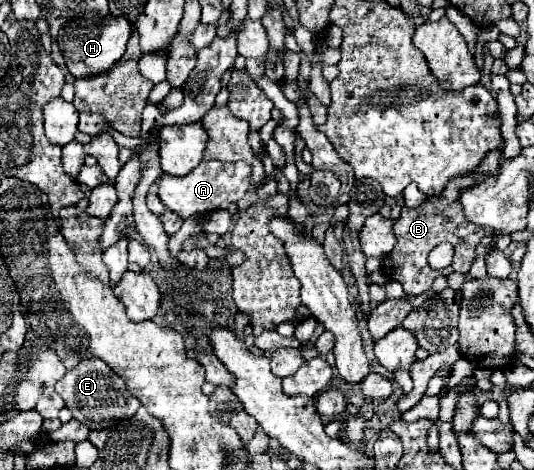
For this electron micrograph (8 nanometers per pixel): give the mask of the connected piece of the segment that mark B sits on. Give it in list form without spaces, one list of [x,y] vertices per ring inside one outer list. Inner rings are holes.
[[[496,148],[494,152],[486,154],[486,158],[478,164],[478,168],[472,174],[458,176],[456,180],[450,180],[448,188],[440,196],[428,196],[426,202],[418,208],[402,208],[400,218],[394,222],[394,234],[396,234],[398,242],[396,242],[394,250],[388,256],[384,256],[382,268],[390,280],[398,280],[404,286],[406,296],[418,296],[418,294],[430,290],[438,276],[448,276],[450,272],[466,274],[470,270],[470,266],[476,258],[476,246],[480,244],[480,240],[484,236],[492,234],[492,230],[478,228],[476,224],[466,220],[462,204],[460,204],[460,194],[462,194],[462,190],[476,186],[480,176],[496,176],[498,166],[500,166],[500,158],[502,158],[502,148]],[[440,242],[450,242],[454,246],[456,254],[454,254],[454,260],[448,268],[432,270],[428,266],[428,254]]]

